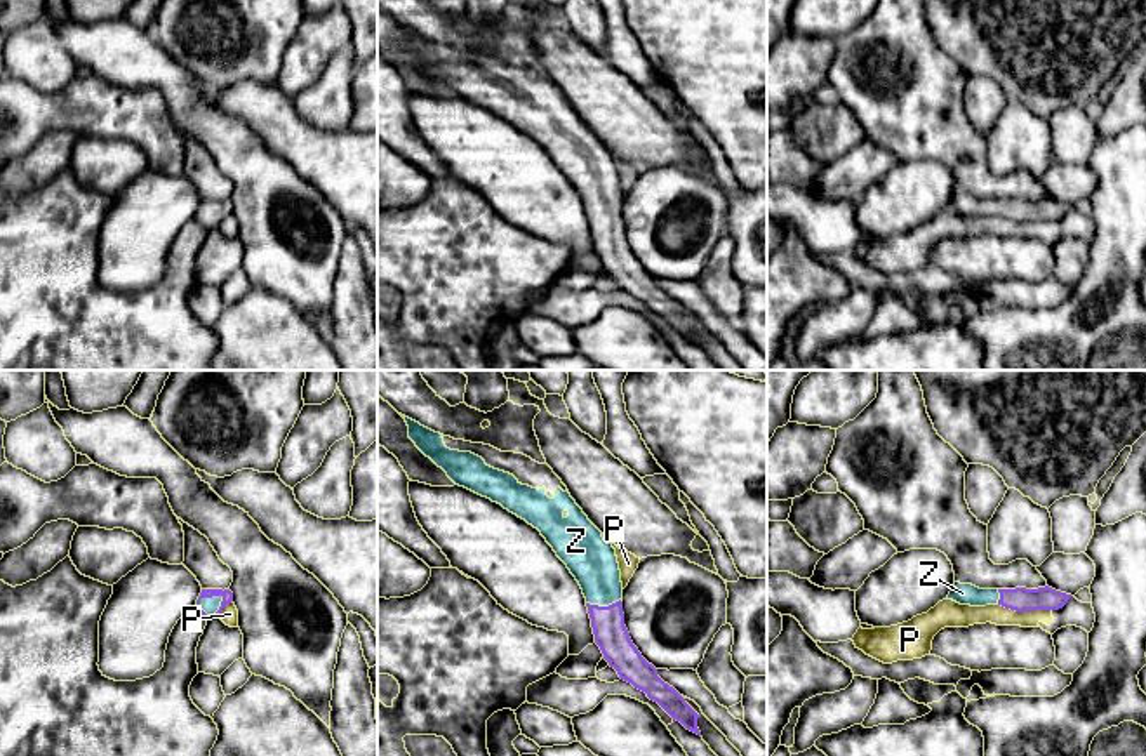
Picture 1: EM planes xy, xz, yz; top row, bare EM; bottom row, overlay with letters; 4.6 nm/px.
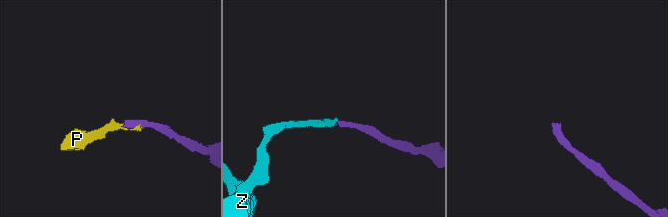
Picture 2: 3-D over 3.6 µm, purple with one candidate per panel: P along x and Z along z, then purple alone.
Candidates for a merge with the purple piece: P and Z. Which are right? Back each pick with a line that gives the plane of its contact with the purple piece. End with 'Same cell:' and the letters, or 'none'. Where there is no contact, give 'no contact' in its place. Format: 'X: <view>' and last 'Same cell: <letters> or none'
Z: xy
Same cell: Z

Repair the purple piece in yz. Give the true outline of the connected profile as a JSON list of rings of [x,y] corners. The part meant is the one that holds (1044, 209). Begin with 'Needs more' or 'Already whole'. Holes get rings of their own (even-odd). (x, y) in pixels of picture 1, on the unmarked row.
Needs more. [[[955,193],[948,205],[948,210],[953,210],[960,216],[986,217],[998,214],[1016,222],[1059,221],[1068,214],[1069,209],[1071,205],[1056,202],[1049,196],[1038,200],[979,200],[972,195],[960,193]]]

